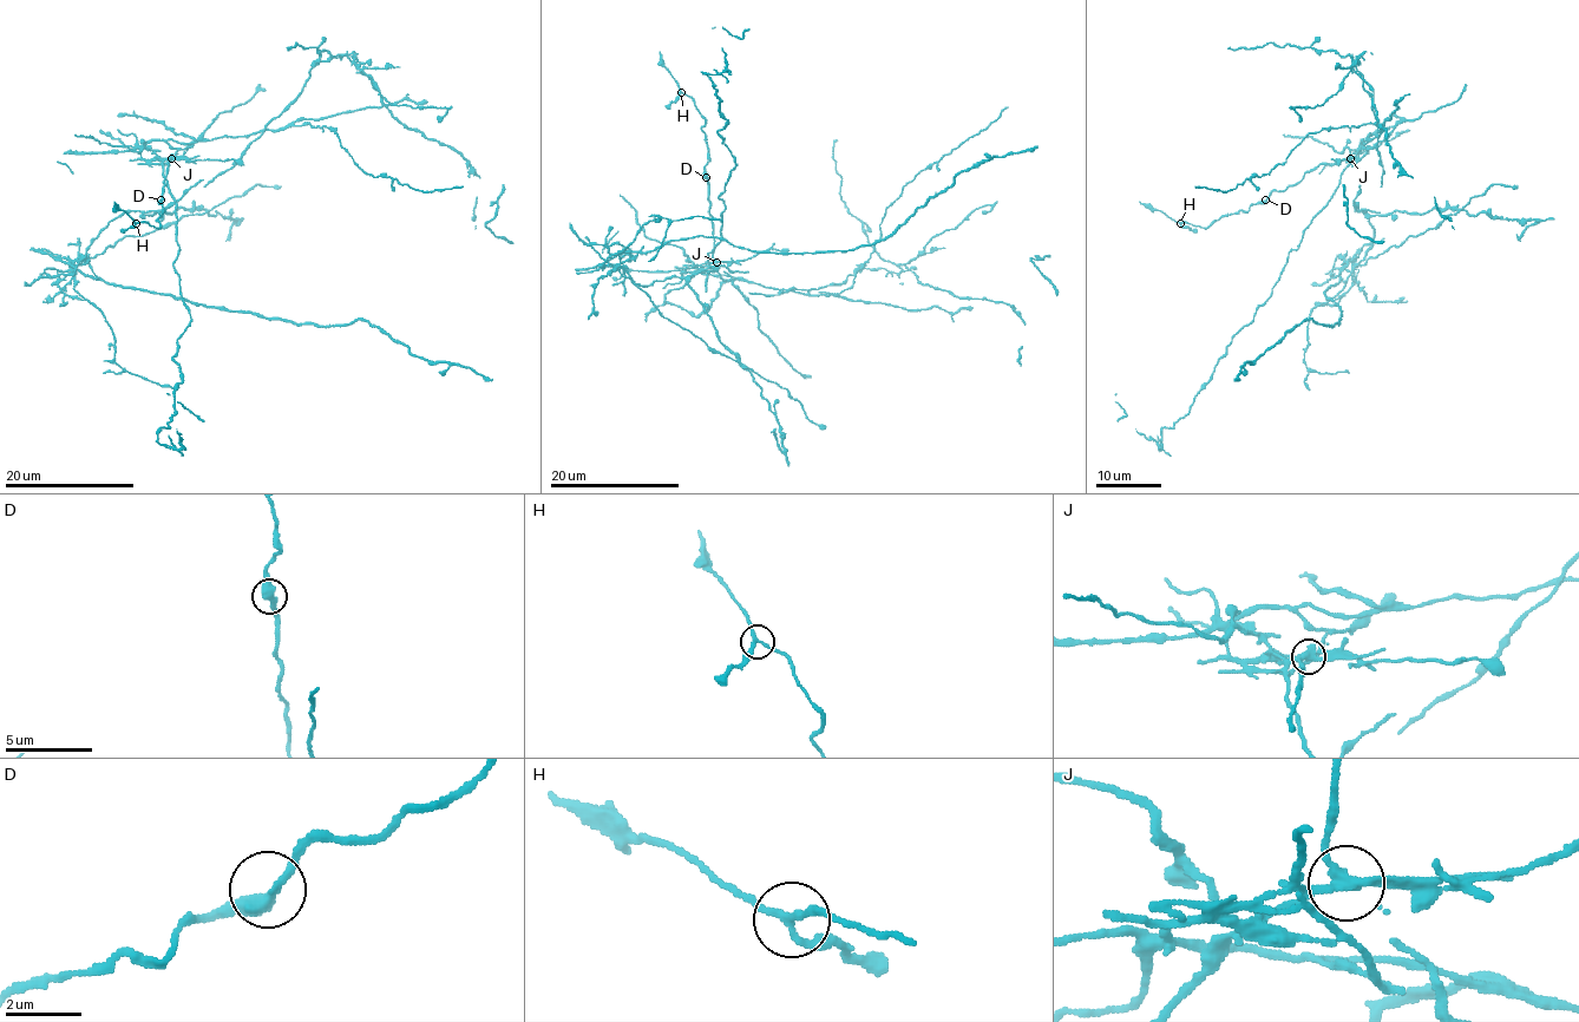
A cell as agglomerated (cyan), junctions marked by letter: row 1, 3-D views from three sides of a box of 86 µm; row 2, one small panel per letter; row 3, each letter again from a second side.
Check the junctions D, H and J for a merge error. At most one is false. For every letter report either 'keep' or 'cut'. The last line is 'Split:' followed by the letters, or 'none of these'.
D: keep
H: keep
J: cut
Split: J

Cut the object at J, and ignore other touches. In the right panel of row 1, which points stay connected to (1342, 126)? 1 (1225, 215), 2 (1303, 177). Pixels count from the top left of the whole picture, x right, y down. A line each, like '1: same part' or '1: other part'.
1: other part
2: other part

